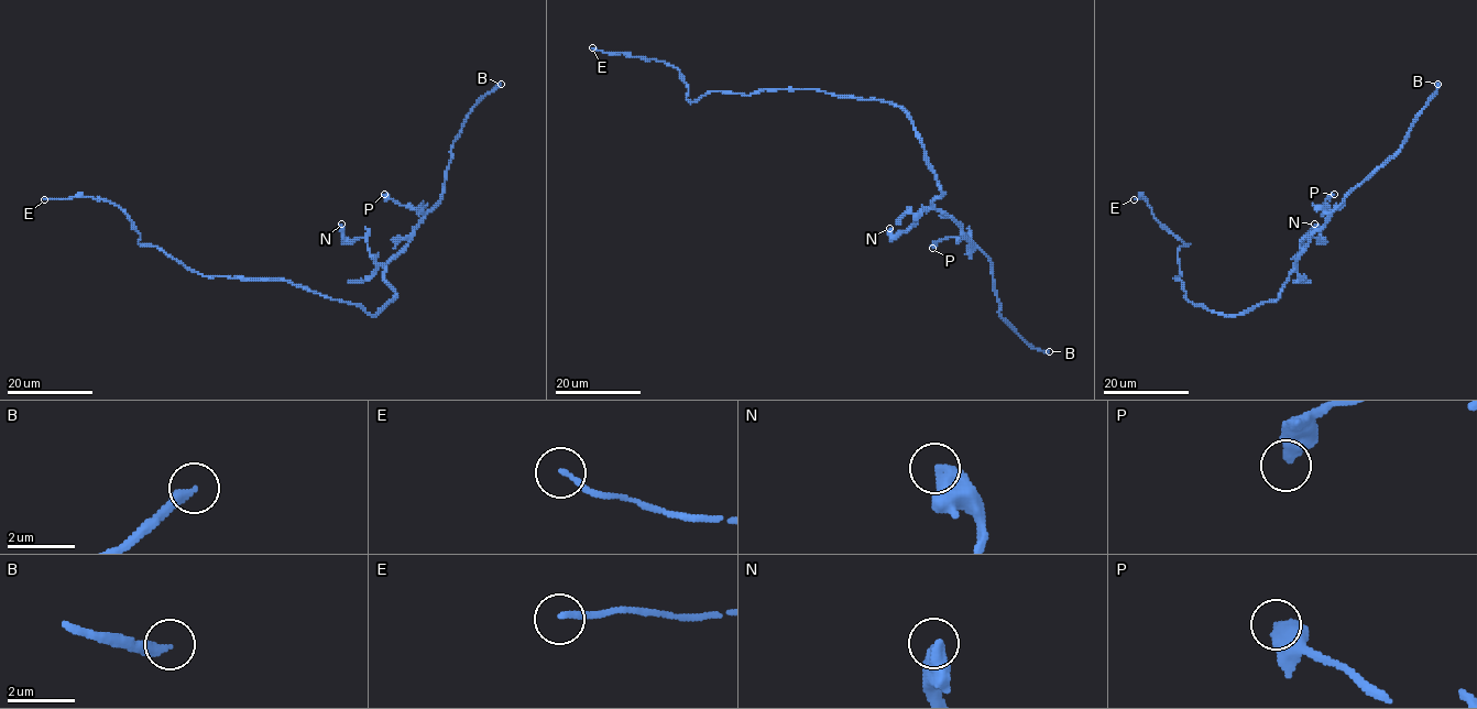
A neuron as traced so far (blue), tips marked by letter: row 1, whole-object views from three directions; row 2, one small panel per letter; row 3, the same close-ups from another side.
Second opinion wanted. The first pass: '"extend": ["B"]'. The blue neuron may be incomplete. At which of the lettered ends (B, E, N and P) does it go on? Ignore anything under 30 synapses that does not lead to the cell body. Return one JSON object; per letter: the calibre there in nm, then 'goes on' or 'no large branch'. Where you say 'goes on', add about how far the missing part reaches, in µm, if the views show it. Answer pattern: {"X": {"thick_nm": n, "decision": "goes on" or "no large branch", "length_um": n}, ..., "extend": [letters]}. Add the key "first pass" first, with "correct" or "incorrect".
{"first pass": "correct", "B": {"thick_nm": 320, "decision": "goes on", "length_um": 100}, "E": {"thick_nm": 150, "decision": "no large branch"}, "N": {"thick_nm": 550, "decision": "no large branch"}, "P": {"thick_nm": 440, "decision": "no large branch"}, "extend": ["B"]}

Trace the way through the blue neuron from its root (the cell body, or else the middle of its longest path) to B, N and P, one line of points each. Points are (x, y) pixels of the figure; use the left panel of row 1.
B: (361, 307), (375, 315), (394, 298), (386, 264), (439, 200), (467, 116), (501, 84)
N: (361, 307), (375, 315), (395, 292), (384, 279), (385, 269), (370, 253), (367, 240), (345, 239), (341, 224)
P: (361, 307), (375, 315), (394, 298), (395, 292), (384, 279), (386, 264), (406, 244), (423, 218), (384, 194)

